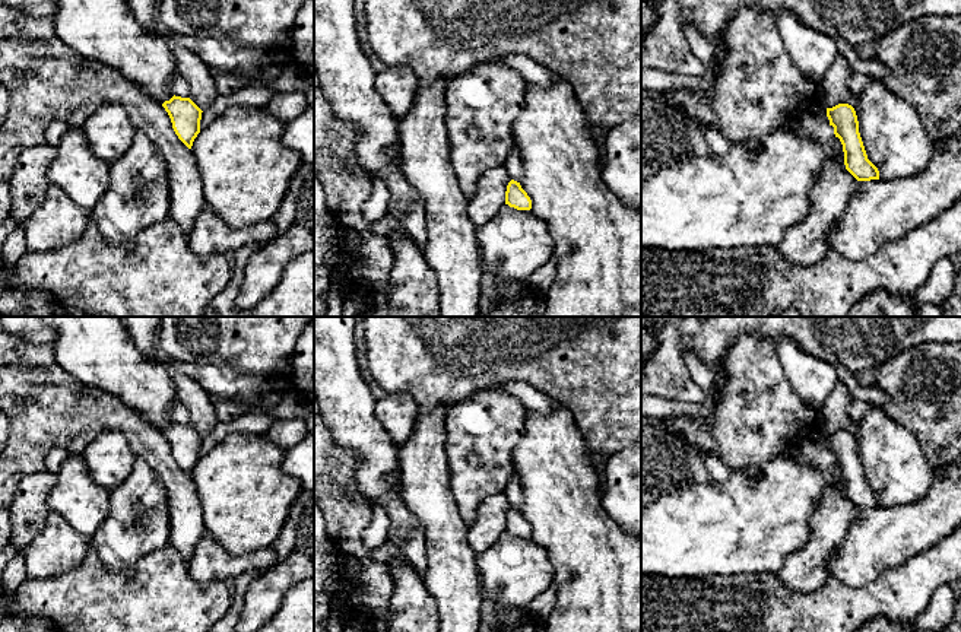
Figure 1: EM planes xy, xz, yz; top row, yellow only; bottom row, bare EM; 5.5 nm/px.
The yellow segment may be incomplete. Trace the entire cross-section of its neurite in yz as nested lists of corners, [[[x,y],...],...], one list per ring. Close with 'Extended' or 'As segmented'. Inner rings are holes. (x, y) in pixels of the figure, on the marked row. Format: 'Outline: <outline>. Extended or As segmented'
Outline: [[[838,104],[827,108],[827,117],[843,144],[846,169],[857,181],[879,180],[878,168],[868,159],[854,108],[849,104]]]. As segmented

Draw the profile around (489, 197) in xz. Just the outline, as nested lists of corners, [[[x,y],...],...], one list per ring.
[[[505,165],[486,171],[478,181],[476,193],[467,200],[467,215],[476,225],[489,222],[505,204],[507,185],[511,181]]]

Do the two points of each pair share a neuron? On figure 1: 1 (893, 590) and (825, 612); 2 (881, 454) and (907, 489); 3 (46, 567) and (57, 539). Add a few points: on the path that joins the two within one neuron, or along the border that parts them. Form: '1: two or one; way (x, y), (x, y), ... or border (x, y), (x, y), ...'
1: one; way (877, 599), (841, 609)
2: one; way (890, 463), (907, 480)
3: one; way (46, 559), (57, 546)

